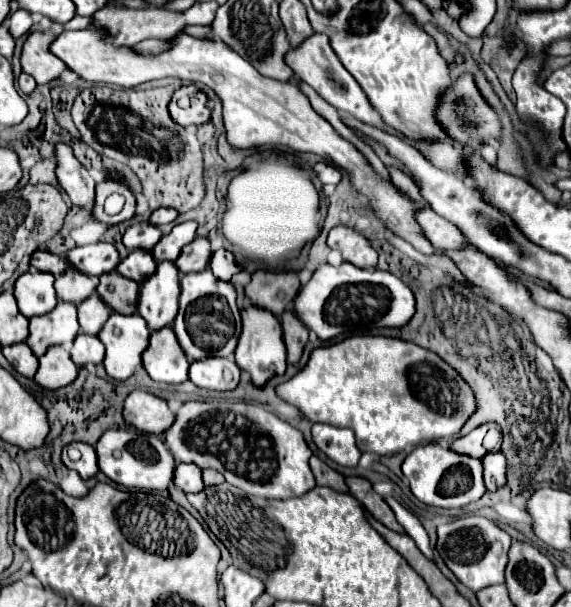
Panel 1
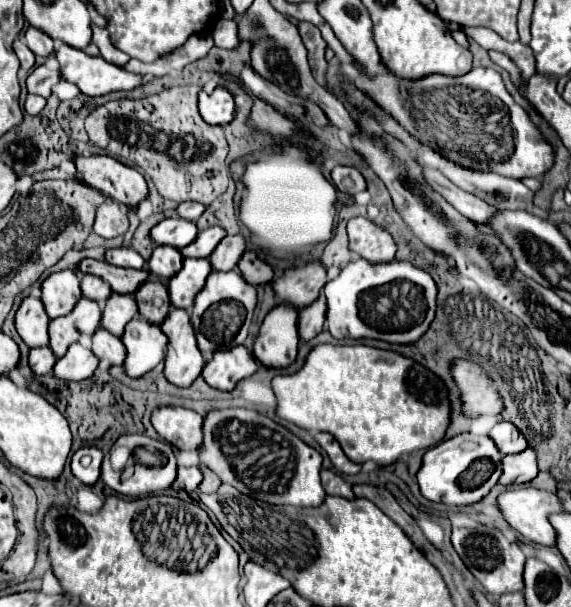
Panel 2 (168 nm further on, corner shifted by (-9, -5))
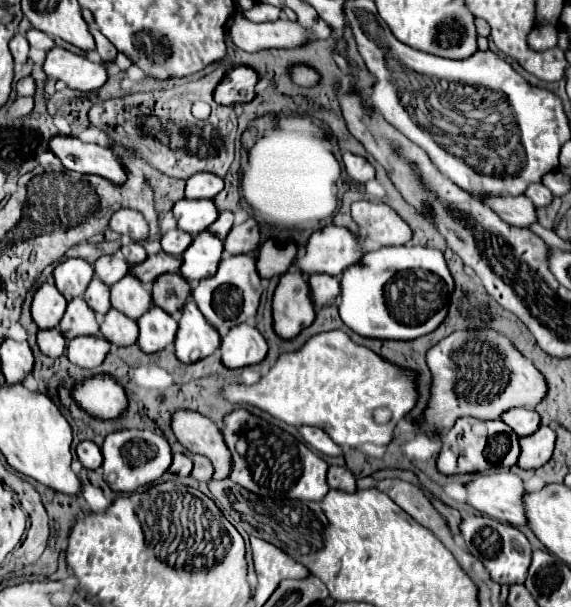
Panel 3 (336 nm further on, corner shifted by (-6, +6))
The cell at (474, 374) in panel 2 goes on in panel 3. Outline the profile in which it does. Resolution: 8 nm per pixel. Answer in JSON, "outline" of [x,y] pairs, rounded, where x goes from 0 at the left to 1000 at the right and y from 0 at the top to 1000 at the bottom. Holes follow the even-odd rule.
{"outline":[[[867,542],[797,545],[748,582],[748,605],[758,618],[751,664],[730,697],[744,720],[762,720],[793,703],[804,687],[874,690],[888,674],[933,674],[958,651],[958,628],[888,552]]]}

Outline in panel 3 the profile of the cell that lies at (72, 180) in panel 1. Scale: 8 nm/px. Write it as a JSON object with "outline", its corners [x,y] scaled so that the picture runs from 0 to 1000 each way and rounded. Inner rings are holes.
{"outline":[[[208,344],[191,364],[191,377],[208,384],[219,397],[250,400],[261,390],[261,371],[254,357],[236,344]]]}

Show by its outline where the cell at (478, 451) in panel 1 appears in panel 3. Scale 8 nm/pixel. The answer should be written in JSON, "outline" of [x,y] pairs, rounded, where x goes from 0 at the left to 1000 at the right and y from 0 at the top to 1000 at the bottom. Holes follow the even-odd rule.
{"outline":[[[916,671],[881,680],[877,690],[888,694],[888,700],[895,700],[902,707],[902,713],[909,713],[909,720],[937,713],[944,707],[944,700],[947,700],[944,680],[933,677],[933,674],[916,674]]]}

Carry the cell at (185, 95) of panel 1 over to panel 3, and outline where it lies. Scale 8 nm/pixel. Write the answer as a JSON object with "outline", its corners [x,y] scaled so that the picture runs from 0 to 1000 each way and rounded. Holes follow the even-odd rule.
{"outline":[[[433,107],[405,114],[377,147],[377,166],[387,173],[415,173],[447,163],[447,140],[454,124]]]}

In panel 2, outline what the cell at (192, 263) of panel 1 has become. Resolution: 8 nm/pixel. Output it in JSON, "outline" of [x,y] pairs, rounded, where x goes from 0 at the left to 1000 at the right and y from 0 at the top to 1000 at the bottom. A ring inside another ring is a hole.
{"outline":[[[420,386],[413,389],[392,389],[392,395],[382,399],[382,405],[375,409],[375,415],[364,422],[368,435],[375,445],[382,448],[399,448],[399,445],[410,445],[424,415],[427,415],[431,402],[427,402],[427,392]]]}

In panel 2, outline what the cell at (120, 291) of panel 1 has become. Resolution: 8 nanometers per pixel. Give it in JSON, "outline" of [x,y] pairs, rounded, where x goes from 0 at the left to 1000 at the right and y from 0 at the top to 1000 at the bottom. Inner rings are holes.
{"outline":[[[256,461],[252,468],[245,468],[242,481],[235,481],[231,491],[238,494],[245,521],[270,534],[280,534],[291,514],[298,511],[298,491],[291,481],[291,468],[277,461]]]}

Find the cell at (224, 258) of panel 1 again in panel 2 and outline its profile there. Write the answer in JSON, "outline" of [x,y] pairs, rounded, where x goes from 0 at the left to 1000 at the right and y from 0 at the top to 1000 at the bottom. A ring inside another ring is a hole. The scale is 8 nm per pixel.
{"outline":[[[445,415],[424,418],[424,425],[417,432],[417,445],[420,445],[424,458],[441,471],[448,471],[455,465],[473,465],[480,458],[480,445],[466,432],[459,432]]]}

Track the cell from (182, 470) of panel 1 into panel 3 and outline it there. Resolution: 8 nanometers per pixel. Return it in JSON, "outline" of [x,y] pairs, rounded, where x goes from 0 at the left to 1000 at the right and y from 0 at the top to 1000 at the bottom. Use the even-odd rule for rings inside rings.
{"outline":[[[310,746],[310,750],[303,750],[303,766],[296,769],[296,776],[306,783],[317,783],[317,786],[327,786],[335,779],[335,769],[338,769],[335,756],[324,753],[320,746]]]}

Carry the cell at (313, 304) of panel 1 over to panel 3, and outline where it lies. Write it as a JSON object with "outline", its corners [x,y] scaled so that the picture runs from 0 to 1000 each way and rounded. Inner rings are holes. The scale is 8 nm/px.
{"outline":[[[737,404],[671,407],[636,420],[629,437],[615,437],[597,456],[597,499],[594,519],[608,539],[636,555],[664,558],[730,558],[751,552],[783,522],[786,486],[793,479],[793,456],[772,414]]]}

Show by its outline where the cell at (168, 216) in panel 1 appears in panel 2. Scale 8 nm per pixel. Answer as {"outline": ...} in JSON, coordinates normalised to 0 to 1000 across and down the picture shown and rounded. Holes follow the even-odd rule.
{"outline":[[[319,333],[315,339],[312,339],[312,356],[319,359],[319,362],[329,362],[329,366],[343,366],[347,359],[350,359],[350,353],[357,349],[357,336],[347,336],[347,333]]]}

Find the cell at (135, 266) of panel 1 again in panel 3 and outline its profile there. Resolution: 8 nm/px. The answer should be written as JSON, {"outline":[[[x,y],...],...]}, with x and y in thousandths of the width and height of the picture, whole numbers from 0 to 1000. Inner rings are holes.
{"outline":[[[303,377],[303,381],[292,381],[285,390],[282,390],[282,407],[289,417],[299,417],[306,423],[317,423],[320,414],[335,404],[338,397],[338,387],[317,381],[317,377]]]}

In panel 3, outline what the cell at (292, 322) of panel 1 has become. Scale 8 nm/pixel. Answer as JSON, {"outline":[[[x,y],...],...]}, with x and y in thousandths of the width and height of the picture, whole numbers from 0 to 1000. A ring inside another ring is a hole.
{"outline":[[[548,450],[541,456],[541,470],[548,479],[548,496],[555,506],[566,506],[569,499],[580,499],[580,493],[590,493],[597,483],[597,456],[580,456],[569,450]]]}

